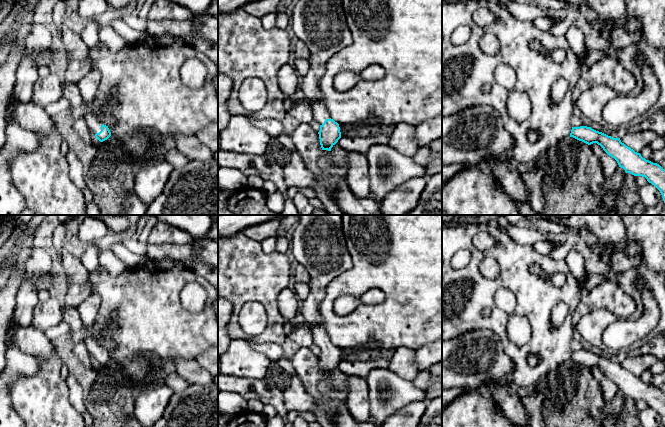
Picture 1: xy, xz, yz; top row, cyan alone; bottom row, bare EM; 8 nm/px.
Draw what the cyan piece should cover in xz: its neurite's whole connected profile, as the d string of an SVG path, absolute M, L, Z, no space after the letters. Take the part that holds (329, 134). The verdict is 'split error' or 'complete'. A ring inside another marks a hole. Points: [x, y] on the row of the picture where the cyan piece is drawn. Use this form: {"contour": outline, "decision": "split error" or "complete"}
{"contour": "M298 0L290 18L290 31L304 42L310 51L310 69L303 76L300 84L304 95L312 101L313 121L320 125L319 139L322 150L331 148L341 138L340 127L331 117L323 103L320 93L320 80L325 72L328 60L353 42L352 33L348 28L342 0Z", "decision": "split error"}

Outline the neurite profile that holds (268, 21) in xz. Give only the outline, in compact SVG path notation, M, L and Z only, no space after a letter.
M270 13L261 17L261 21L265 29L270 30L270 29L275 28L276 13Z

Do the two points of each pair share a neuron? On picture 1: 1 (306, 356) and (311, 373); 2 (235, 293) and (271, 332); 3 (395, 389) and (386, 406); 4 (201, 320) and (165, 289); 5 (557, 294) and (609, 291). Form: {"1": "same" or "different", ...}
{"1": "same", "2": "same", "3": "same", "4": "same", "5": "different"}

